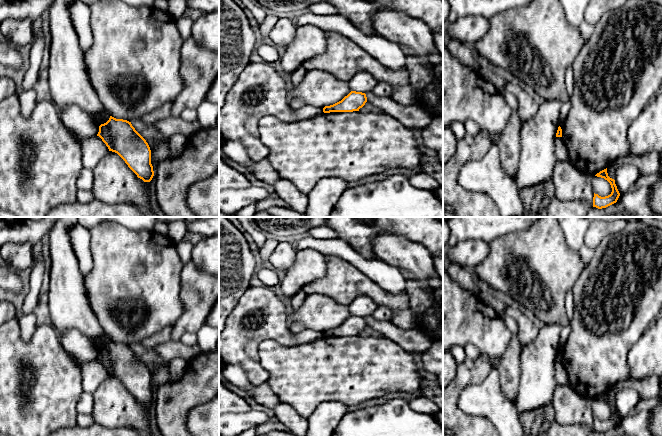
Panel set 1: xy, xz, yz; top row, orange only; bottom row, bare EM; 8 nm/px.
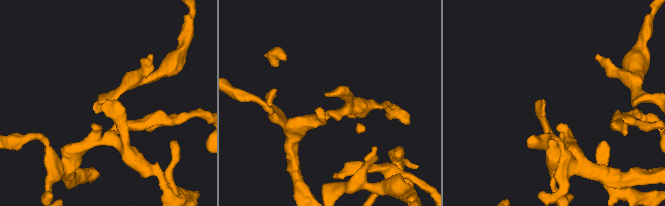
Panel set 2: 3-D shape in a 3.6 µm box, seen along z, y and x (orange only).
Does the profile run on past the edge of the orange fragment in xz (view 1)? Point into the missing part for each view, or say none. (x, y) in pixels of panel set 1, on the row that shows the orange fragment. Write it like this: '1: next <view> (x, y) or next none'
1: next none

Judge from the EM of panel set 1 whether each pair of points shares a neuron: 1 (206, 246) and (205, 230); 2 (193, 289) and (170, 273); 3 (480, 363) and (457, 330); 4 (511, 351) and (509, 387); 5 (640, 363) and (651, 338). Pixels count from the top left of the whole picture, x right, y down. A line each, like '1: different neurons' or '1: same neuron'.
1: different neurons
2: different neurons
3: different neurons
4: same neuron
5: same neuron

